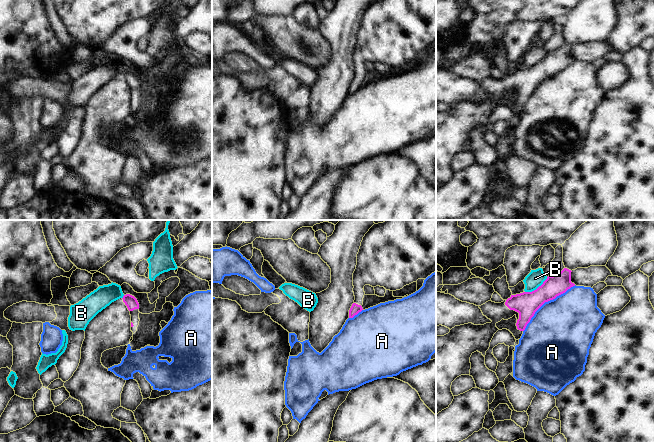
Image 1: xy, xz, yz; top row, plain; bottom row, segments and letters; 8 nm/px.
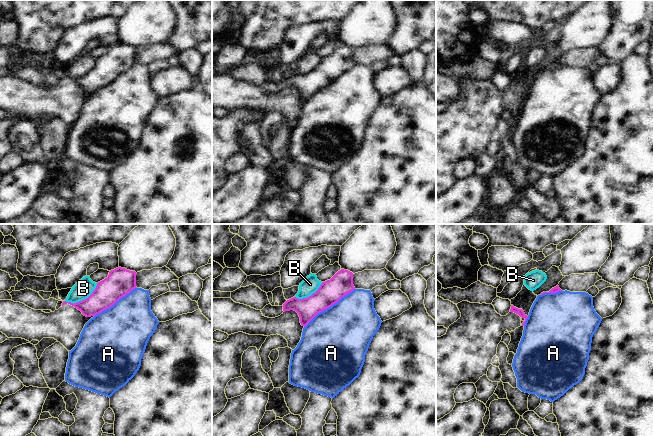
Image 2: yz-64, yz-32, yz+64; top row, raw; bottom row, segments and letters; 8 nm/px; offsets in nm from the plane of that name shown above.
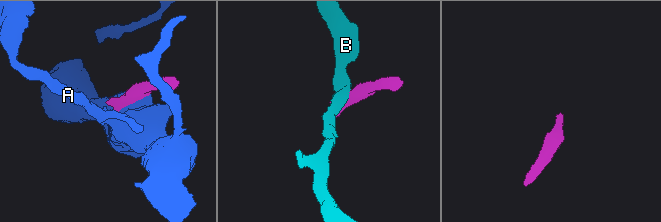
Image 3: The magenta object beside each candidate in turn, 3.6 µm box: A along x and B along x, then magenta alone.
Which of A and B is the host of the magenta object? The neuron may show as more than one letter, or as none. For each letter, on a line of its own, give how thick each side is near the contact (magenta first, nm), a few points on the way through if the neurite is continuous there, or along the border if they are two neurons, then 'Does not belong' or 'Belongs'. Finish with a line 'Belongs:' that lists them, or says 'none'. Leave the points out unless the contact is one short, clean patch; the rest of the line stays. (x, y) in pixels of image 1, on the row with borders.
A: Thickness 190 nm (magenta) against 480 nm. Does not belong
B: Thickness 190 nm (magenta) against 140 nm. Boundary: yz (547, 277), (535, 289), (525, 292). Does not belong
Belongs: none.

